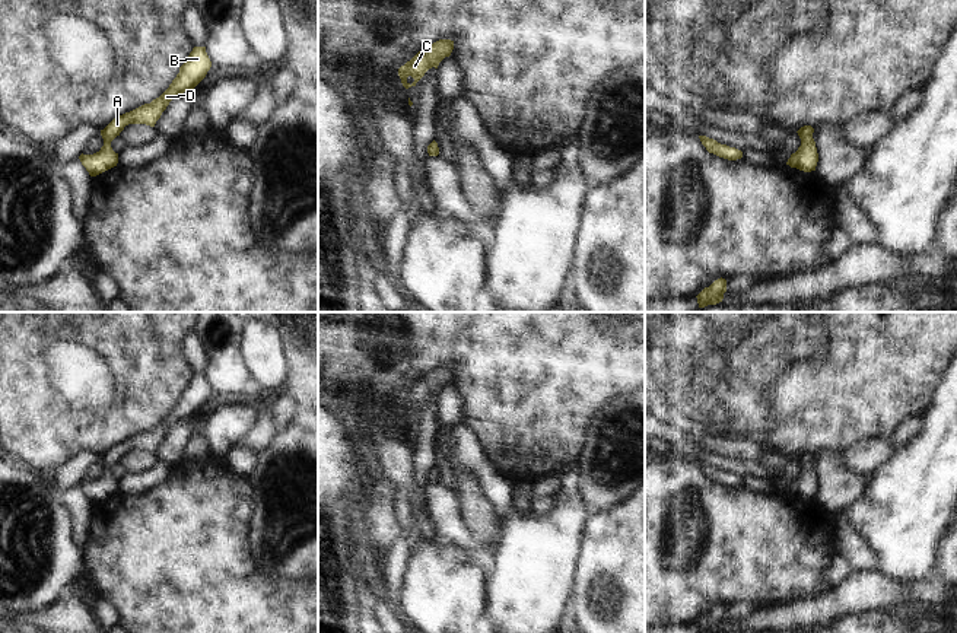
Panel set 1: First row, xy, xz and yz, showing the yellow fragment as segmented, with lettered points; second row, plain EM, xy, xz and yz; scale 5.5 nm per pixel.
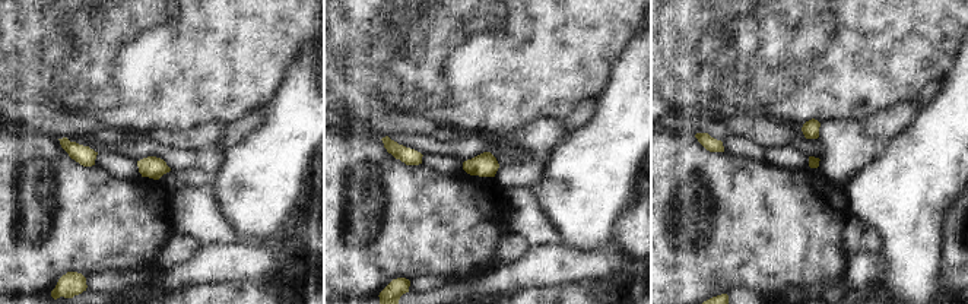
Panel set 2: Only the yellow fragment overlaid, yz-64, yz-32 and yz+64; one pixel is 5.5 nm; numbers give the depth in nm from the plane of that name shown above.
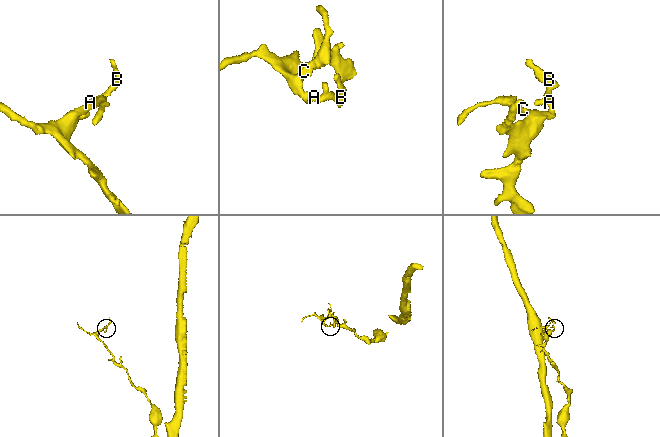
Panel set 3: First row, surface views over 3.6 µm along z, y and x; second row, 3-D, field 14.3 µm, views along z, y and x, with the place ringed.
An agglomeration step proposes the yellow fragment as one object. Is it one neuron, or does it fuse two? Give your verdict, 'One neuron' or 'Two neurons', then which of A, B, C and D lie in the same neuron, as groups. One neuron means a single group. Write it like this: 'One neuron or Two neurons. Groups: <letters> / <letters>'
One neuron. Groups: A B C D

